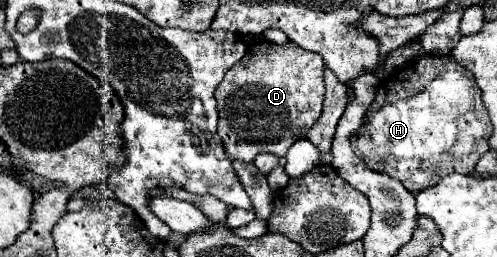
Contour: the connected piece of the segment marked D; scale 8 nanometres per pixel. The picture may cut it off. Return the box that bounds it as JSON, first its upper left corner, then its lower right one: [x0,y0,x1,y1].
[216,42,324,162]

